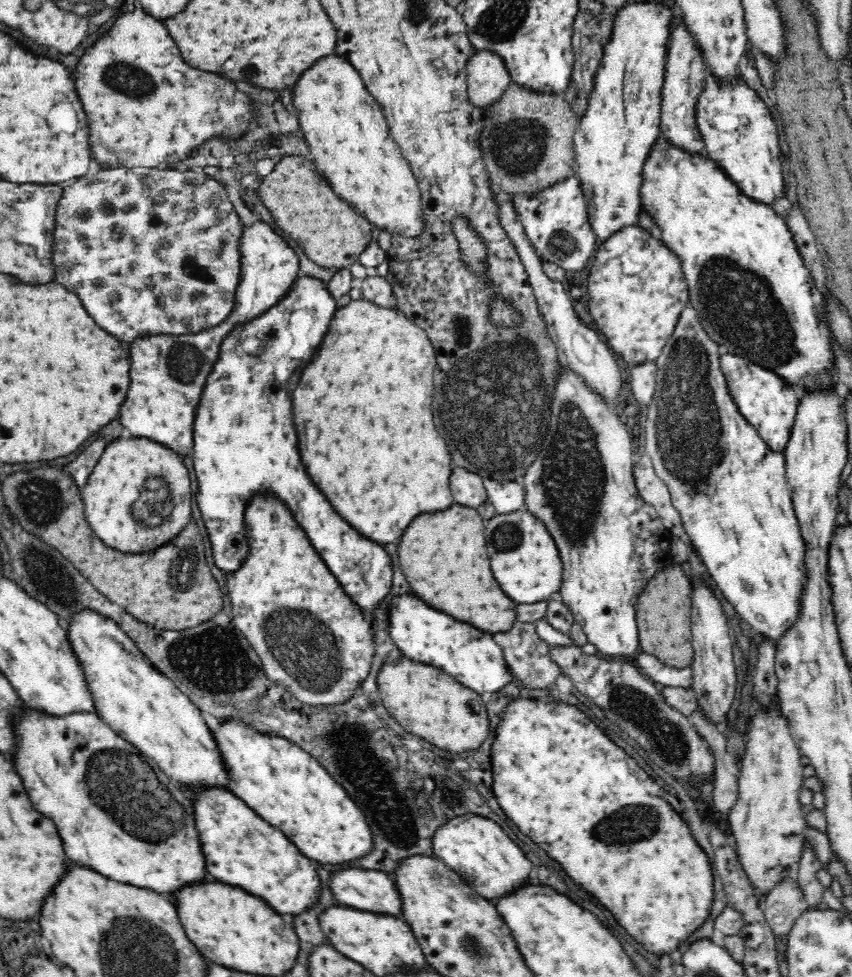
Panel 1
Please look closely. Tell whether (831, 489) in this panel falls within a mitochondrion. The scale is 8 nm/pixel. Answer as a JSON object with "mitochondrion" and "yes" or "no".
{"mitochondrion":"no"}

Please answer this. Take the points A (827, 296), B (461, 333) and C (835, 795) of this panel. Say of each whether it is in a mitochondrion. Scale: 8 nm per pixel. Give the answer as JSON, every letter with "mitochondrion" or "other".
{"A":"other","B":"mitochondrion","C":"other"}

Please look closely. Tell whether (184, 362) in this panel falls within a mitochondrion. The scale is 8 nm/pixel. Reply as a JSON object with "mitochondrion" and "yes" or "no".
{"mitochondrion":"yes"}

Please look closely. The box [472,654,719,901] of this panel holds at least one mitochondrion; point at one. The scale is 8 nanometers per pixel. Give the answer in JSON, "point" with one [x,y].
{"point":[633,706]}

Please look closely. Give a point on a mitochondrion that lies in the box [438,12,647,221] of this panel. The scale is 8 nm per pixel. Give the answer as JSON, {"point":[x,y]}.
{"point":[516,146]}

